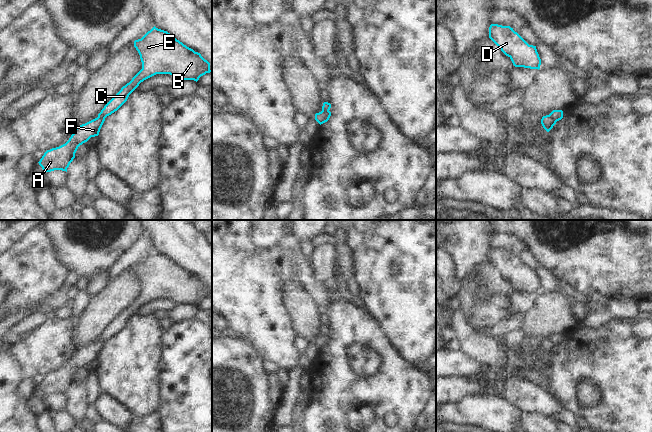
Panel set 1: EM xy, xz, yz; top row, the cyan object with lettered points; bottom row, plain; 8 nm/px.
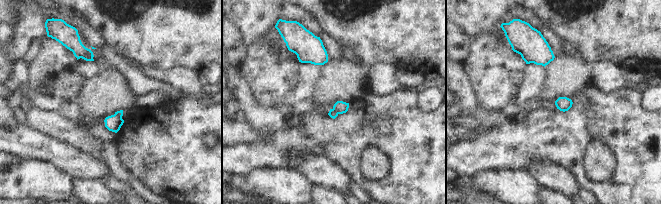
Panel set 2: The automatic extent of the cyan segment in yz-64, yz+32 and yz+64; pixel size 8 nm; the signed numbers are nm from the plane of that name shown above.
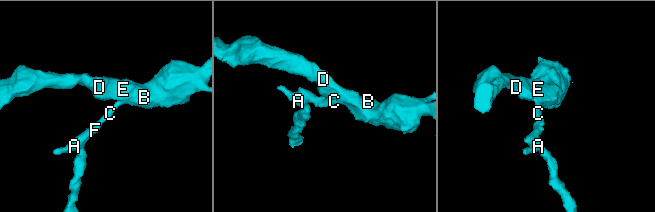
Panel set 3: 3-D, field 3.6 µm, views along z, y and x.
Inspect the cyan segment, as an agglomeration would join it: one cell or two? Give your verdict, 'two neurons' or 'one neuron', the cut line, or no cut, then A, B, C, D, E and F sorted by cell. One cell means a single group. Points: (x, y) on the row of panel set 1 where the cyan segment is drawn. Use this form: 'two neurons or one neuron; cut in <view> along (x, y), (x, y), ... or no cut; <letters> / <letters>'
two neurons; cut in xy along (97, 117), (104, 118); A F / B C D E

